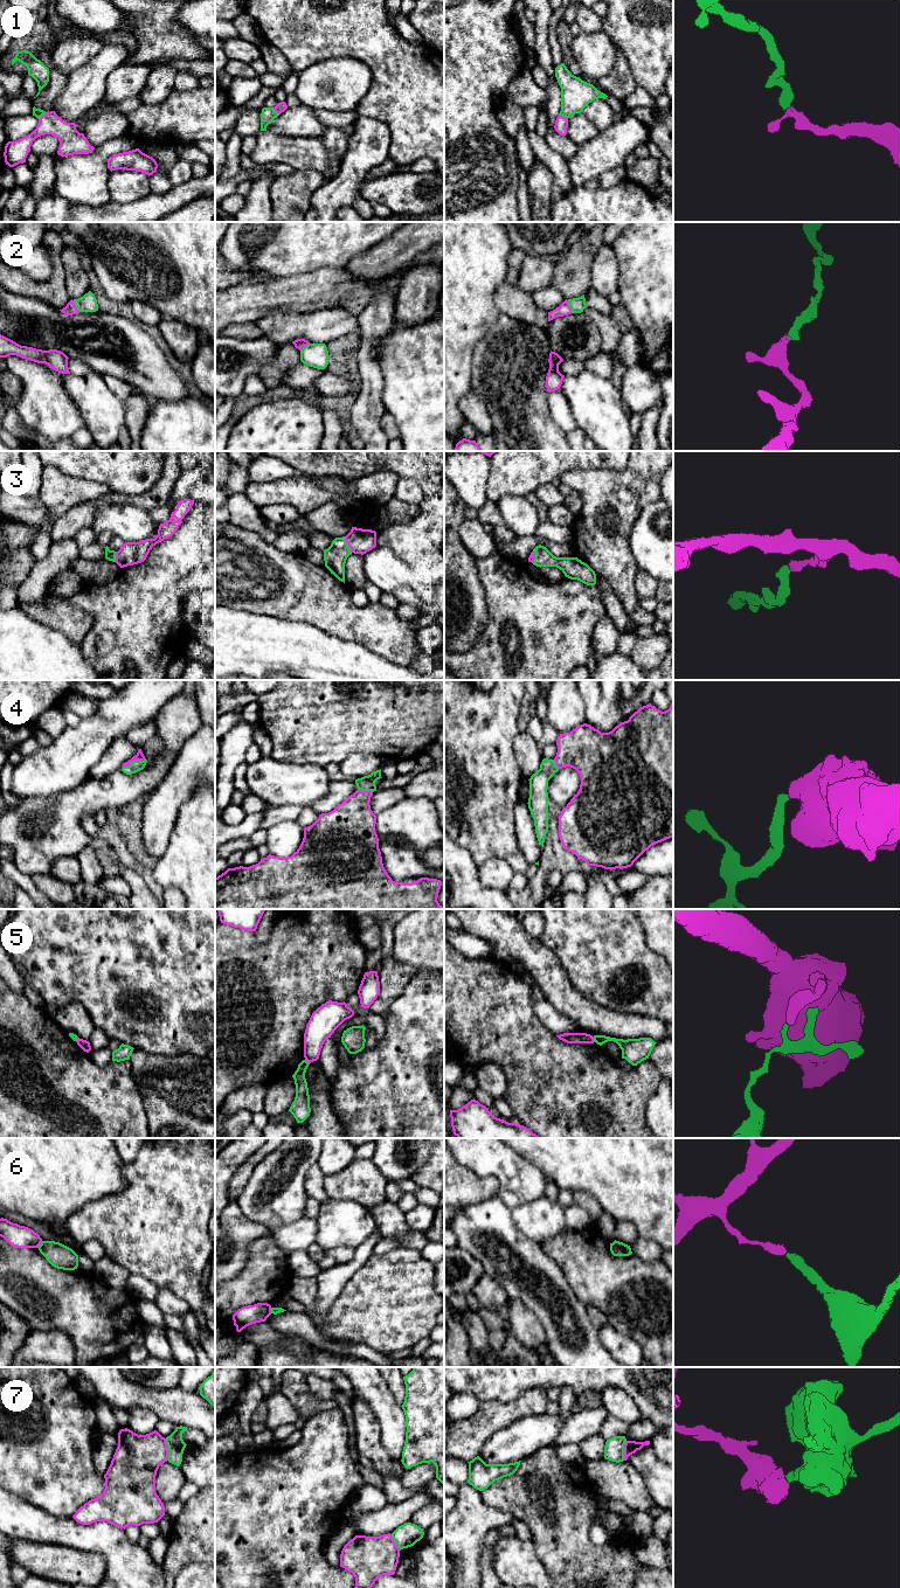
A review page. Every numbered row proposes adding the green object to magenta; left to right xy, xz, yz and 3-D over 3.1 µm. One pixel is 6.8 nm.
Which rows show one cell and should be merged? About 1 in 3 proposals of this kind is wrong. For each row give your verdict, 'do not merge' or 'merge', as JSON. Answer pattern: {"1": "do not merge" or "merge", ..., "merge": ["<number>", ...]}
{"1": "merge", "2": "merge", "3": "merge", "4": "merge", "5": "do not merge", "6": "do not merge", "7": "do not merge", "merge": ["1", "2", "3", "4"]}

